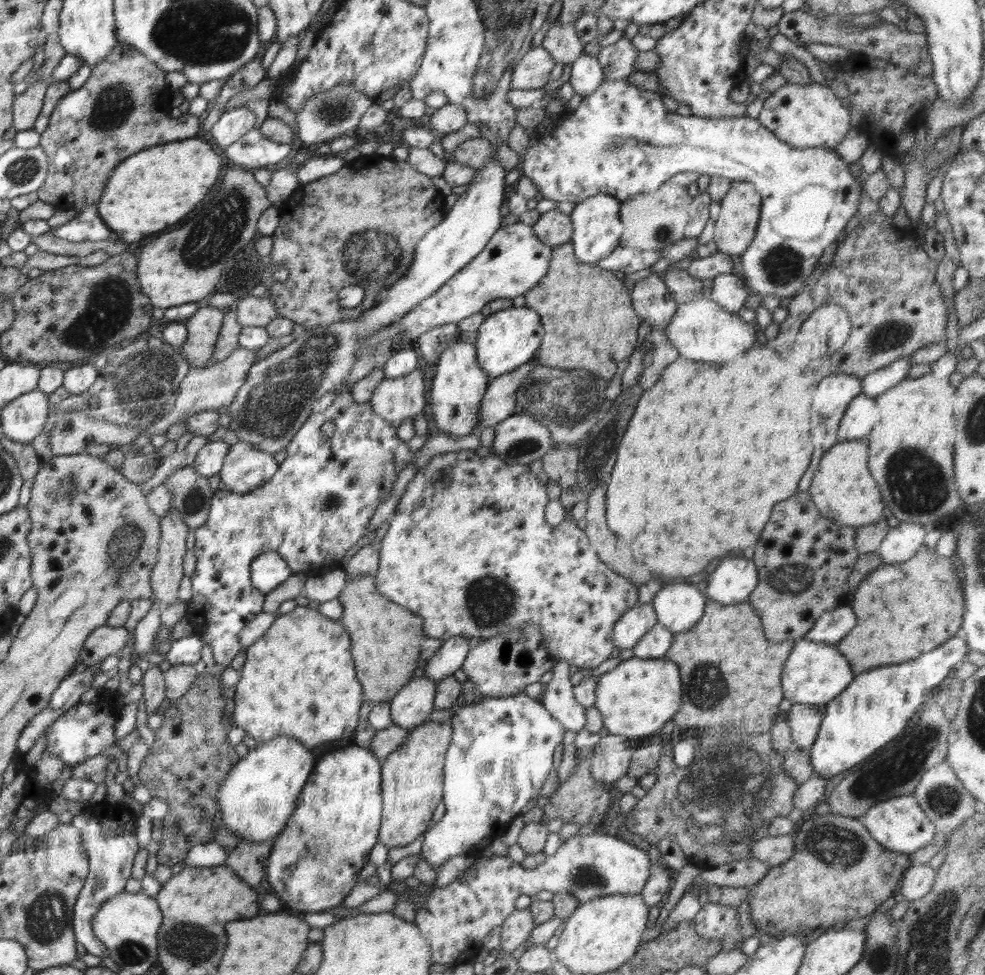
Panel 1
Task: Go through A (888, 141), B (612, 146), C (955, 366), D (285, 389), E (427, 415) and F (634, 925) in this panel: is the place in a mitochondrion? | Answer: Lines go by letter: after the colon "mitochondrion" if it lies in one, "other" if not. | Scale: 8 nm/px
A: other
B: mitochondrion
C: other
D: mitochondrion
E: other
F: other

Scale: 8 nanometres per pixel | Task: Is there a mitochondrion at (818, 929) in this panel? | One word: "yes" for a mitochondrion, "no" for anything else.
no

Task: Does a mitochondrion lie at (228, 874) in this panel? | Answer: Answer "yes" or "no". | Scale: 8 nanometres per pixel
no

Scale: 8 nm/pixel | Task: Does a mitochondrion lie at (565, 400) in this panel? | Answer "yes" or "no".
yes

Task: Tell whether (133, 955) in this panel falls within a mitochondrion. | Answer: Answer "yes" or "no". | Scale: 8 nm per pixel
yes

